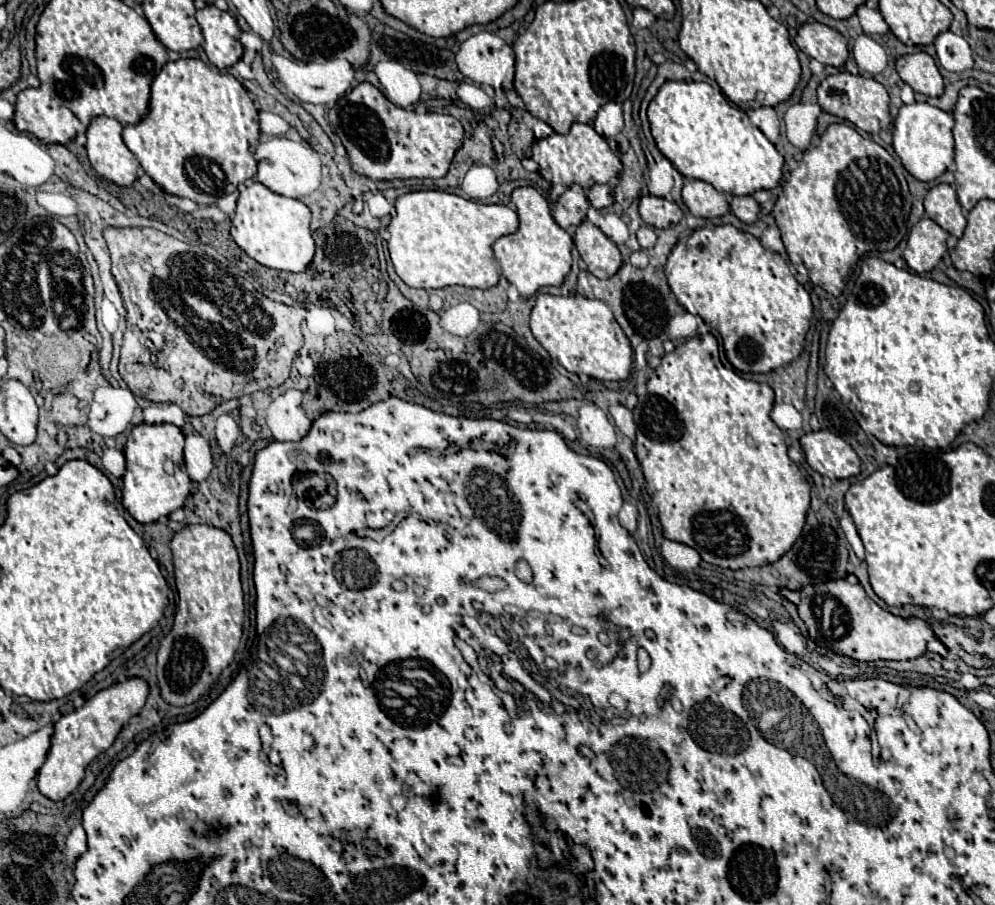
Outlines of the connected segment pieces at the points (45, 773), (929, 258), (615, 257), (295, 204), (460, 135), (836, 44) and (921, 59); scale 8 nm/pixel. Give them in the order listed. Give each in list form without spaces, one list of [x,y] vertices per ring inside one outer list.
[[[130,678],[126,682],[112,684],[110,688],[98,692],[92,696],[82,708],[64,714],[56,724],[54,724],[54,734],[52,734],[52,744],[48,750],[48,758],[44,766],[38,772],[40,778],[40,792],[48,796],[50,800],[64,800],[68,794],[76,790],[76,786],[84,778],[86,766],[104,750],[112,746],[116,740],[118,732],[122,726],[140,712],[148,696],[148,682],[142,678]]]
[[[924,216],[912,230],[906,242],[904,260],[920,276],[928,274],[946,252],[948,232],[942,230],[934,220]]]
[[[584,220],[574,232],[574,244],[596,278],[610,278],[622,266],[618,246],[592,222]]]
[[[252,182],[240,188],[238,208],[230,230],[234,242],[256,262],[274,270],[302,272],[314,256],[314,240],[310,234],[310,210],[294,198],[270,192],[266,186]]]
[[[368,82],[352,88],[330,108],[330,124],[340,136],[352,170],[372,180],[442,178],[464,142],[464,128],[454,116],[418,114],[394,106]]]
[[[808,20],[806,24],[802,24],[798,28],[794,42],[804,54],[808,54],[810,58],[814,58],[822,64],[840,68],[840,66],[844,66],[844,62],[848,58],[846,38],[838,30],[834,30],[826,24],[820,24],[816,20]]]
[[[926,52],[906,54],[896,60],[896,70],[900,78],[914,88],[914,92],[926,94],[926,96],[940,96],[944,92],[944,80],[932,60]]]

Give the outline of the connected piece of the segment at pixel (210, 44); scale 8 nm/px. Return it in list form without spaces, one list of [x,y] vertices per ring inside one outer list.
[[[208,4],[202,10],[196,10],[196,20],[202,28],[204,52],[212,66],[216,66],[218,70],[226,70],[240,60],[244,52],[238,40],[240,28],[228,12],[222,12],[216,6]]]

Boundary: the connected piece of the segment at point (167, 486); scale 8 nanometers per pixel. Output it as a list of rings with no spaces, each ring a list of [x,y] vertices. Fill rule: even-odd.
[[[138,424],[132,428],[132,436],[126,442],[124,456],[126,456],[126,474],[122,476],[122,504],[124,508],[136,518],[140,524],[156,522],[160,516],[168,516],[170,512],[178,510],[186,496],[190,494],[192,480],[188,478],[184,466],[184,434],[174,424]],[[172,460],[174,472],[166,472],[164,464]]]

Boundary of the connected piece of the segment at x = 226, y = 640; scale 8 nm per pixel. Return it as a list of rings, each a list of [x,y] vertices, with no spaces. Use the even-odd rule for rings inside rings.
[[[208,524],[184,526],[172,538],[170,550],[174,554],[174,576],[178,590],[178,608],[174,614],[174,626],[164,636],[158,648],[158,686],[162,698],[174,706],[186,706],[196,702],[220,676],[220,672],[232,662],[238,642],[242,638],[244,622],[244,594],[240,586],[240,560],[232,538]]]

